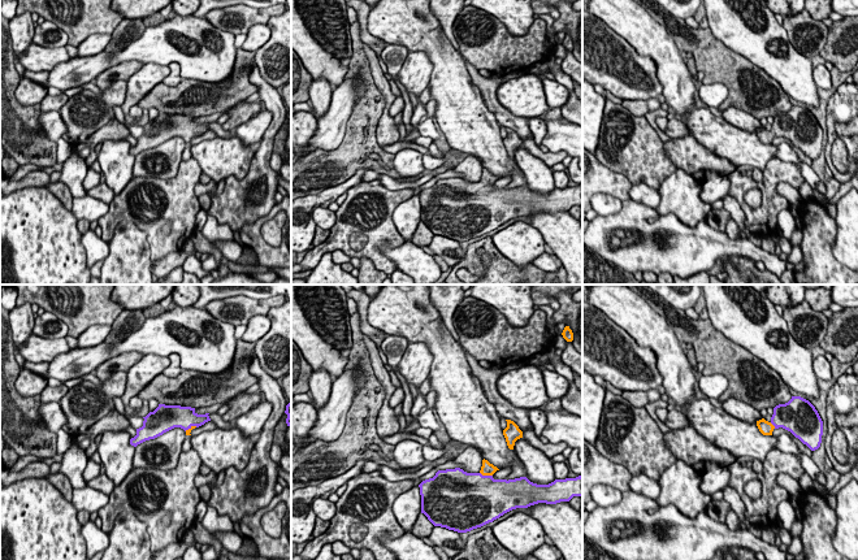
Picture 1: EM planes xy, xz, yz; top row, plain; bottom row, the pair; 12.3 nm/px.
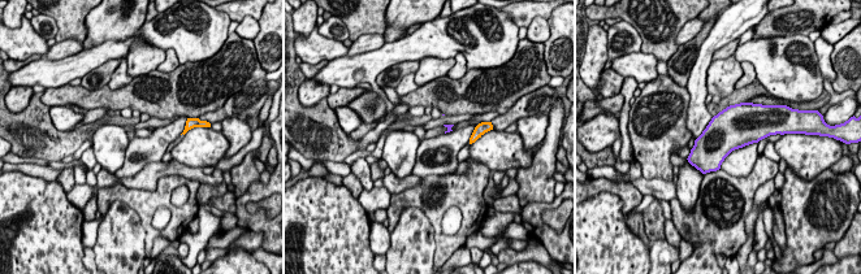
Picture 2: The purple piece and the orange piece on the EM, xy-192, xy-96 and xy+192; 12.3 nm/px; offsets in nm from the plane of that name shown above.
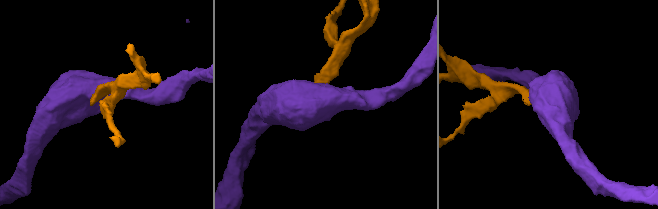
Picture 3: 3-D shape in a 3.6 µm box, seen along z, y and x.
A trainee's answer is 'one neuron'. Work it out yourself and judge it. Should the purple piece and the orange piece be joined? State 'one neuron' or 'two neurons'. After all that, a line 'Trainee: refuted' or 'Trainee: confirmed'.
one neuron
Trainee: confirmed

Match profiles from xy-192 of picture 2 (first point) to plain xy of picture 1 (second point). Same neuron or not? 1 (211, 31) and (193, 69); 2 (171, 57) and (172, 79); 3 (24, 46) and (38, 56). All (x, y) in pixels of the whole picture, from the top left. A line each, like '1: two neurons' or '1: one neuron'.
1: one neuron
2: one neuron
3: one neuron

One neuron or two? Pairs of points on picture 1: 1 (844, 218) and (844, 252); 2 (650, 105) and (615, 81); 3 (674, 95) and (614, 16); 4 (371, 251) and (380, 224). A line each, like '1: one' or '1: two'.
1: one
2: two
3: one
4: one

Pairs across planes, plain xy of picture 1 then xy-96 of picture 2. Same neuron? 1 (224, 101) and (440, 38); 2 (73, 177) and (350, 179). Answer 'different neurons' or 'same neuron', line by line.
1: different neurons
2: different neurons

